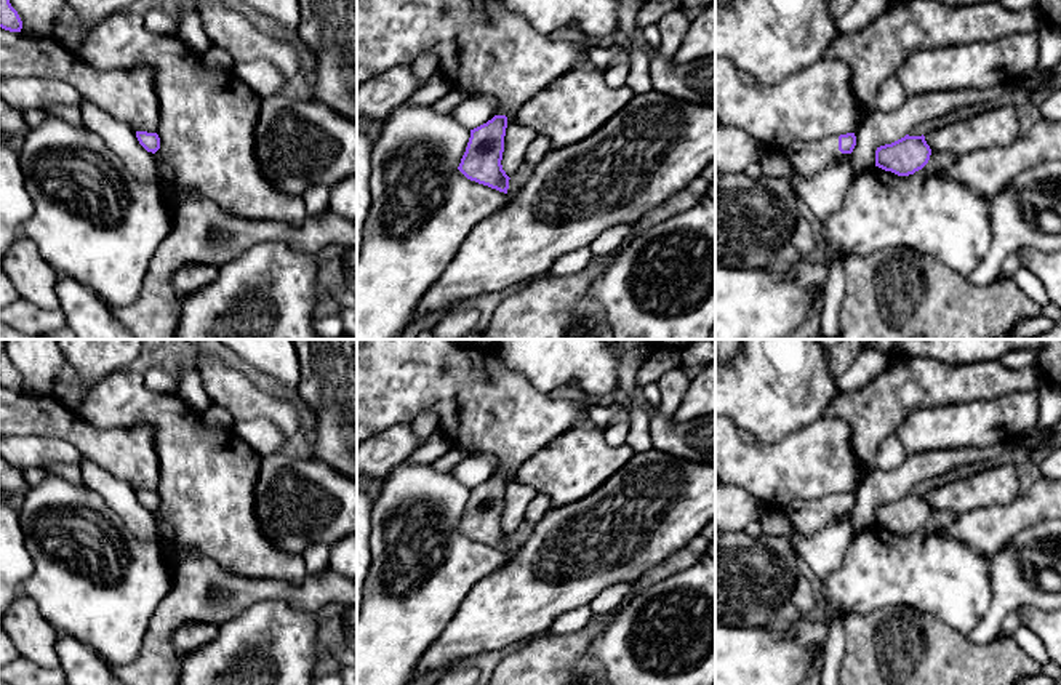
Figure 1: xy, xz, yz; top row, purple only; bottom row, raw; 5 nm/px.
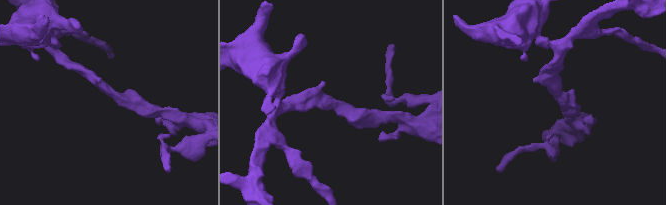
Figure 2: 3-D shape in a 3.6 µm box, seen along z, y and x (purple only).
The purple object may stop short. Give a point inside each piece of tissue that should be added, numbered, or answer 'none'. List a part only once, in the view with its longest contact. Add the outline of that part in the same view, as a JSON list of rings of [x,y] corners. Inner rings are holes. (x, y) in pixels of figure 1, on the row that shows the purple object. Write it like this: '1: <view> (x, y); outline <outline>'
1: yz (807, 159); outline [[[829,136],[813,142],[792,142],[779,152],[803,176],[816,174],[831,160],[842,155],[839,150],[839,136]]]

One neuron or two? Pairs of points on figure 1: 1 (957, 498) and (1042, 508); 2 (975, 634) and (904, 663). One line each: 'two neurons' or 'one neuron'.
1: two neurons
2: two neurons

